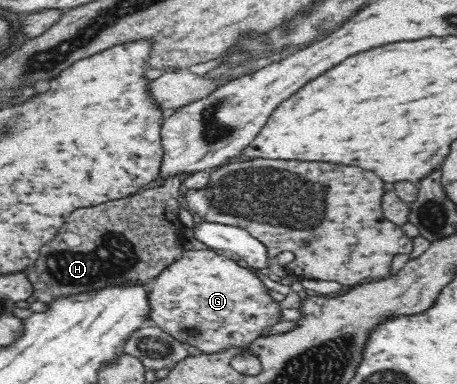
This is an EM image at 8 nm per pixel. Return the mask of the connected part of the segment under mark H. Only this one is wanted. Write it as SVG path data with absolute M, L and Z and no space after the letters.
M176 174L165 179L165 182L162 185L151 184L148 187L145 187L141 191L136 192L135 194L129 195L128 197L112 200L103 204L98 204L95 206L78 208L75 209L68 217L64 218L62 227L55 234L54 240L48 242L42 249L40 249L39 259L36 259L36 262L33 266L29 266L26 271L28 271L28 282L32 284L33 292L32 297L36 299L36 302L42 302L44 304L50 304L52 301L56 301L58 297L64 297L65 295L74 295L77 293L84 293L92 290L99 290L106 286L119 286L120 284L137 284L140 282L142 285L150 285L156 277L162 273L167 266L175 263L179 258L182 258L184 250L184 239L190 234L186 232L183 228L180 218L178 218L178 197L180 197L180 191L183 184L184 174Z

